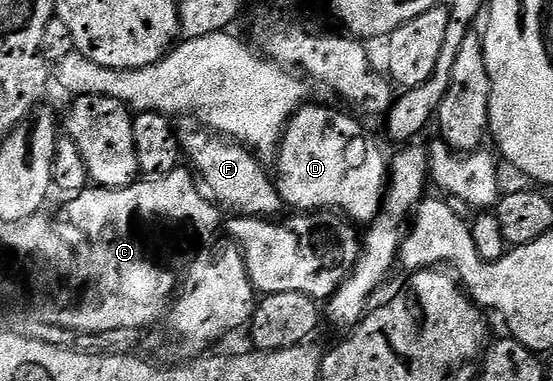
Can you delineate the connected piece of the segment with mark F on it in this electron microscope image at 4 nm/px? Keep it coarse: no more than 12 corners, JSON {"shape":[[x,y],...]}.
{"shape":[[195,129],[182,151],[233,216],[282,211],[273,176],[243,143]]}

